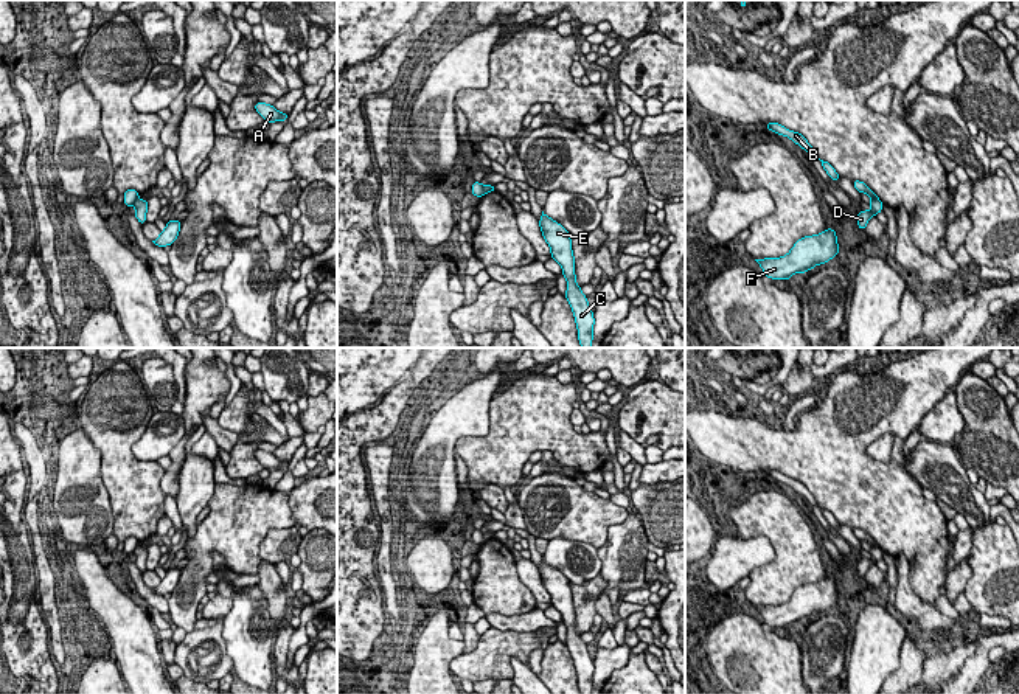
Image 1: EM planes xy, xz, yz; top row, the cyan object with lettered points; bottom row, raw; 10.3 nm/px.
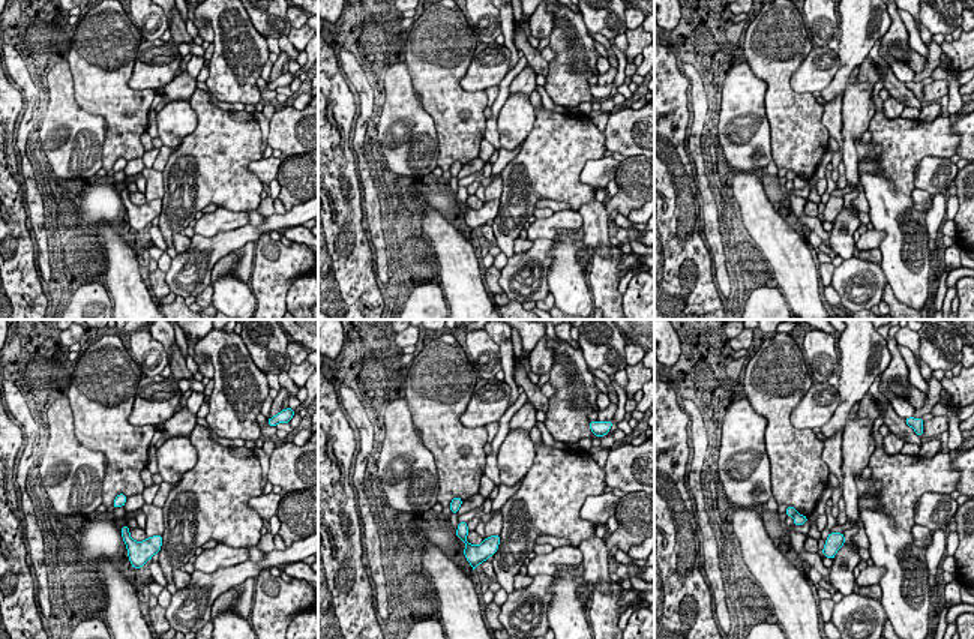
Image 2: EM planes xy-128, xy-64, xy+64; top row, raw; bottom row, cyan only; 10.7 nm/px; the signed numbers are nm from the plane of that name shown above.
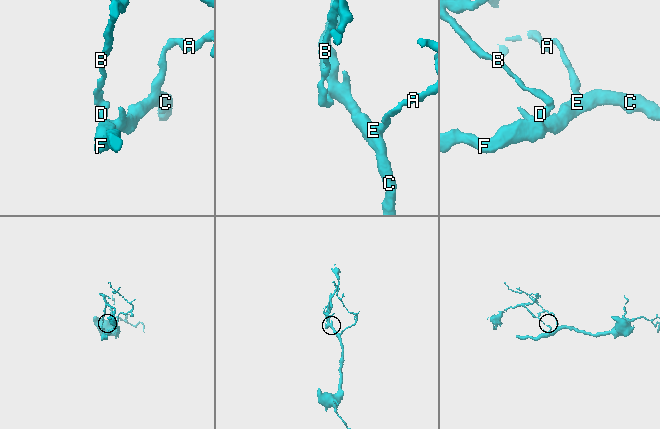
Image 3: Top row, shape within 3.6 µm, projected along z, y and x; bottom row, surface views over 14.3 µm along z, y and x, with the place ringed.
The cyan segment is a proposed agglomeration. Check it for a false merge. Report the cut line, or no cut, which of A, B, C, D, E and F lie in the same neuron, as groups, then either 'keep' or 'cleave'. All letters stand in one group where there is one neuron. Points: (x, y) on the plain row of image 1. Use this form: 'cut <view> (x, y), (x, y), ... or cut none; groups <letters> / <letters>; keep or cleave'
cut yz (872, 547), (878, 548); groups A C D E F / B; cleave

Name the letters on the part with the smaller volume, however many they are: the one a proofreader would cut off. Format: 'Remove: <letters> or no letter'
Remove: B

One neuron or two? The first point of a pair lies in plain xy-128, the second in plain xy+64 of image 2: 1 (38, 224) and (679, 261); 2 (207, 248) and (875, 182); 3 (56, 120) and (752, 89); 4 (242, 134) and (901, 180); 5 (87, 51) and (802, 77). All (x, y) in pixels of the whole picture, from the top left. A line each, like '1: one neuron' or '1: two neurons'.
1: two neurons
2: two neurons
3: one neuron
4: one neuron
5: two neurons

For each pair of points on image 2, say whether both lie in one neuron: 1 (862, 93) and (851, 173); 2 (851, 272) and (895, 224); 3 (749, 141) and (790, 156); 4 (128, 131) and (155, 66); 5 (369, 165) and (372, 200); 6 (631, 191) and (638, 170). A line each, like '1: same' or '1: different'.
1: same
2: different
3: different
4: different
5: same
6: same

